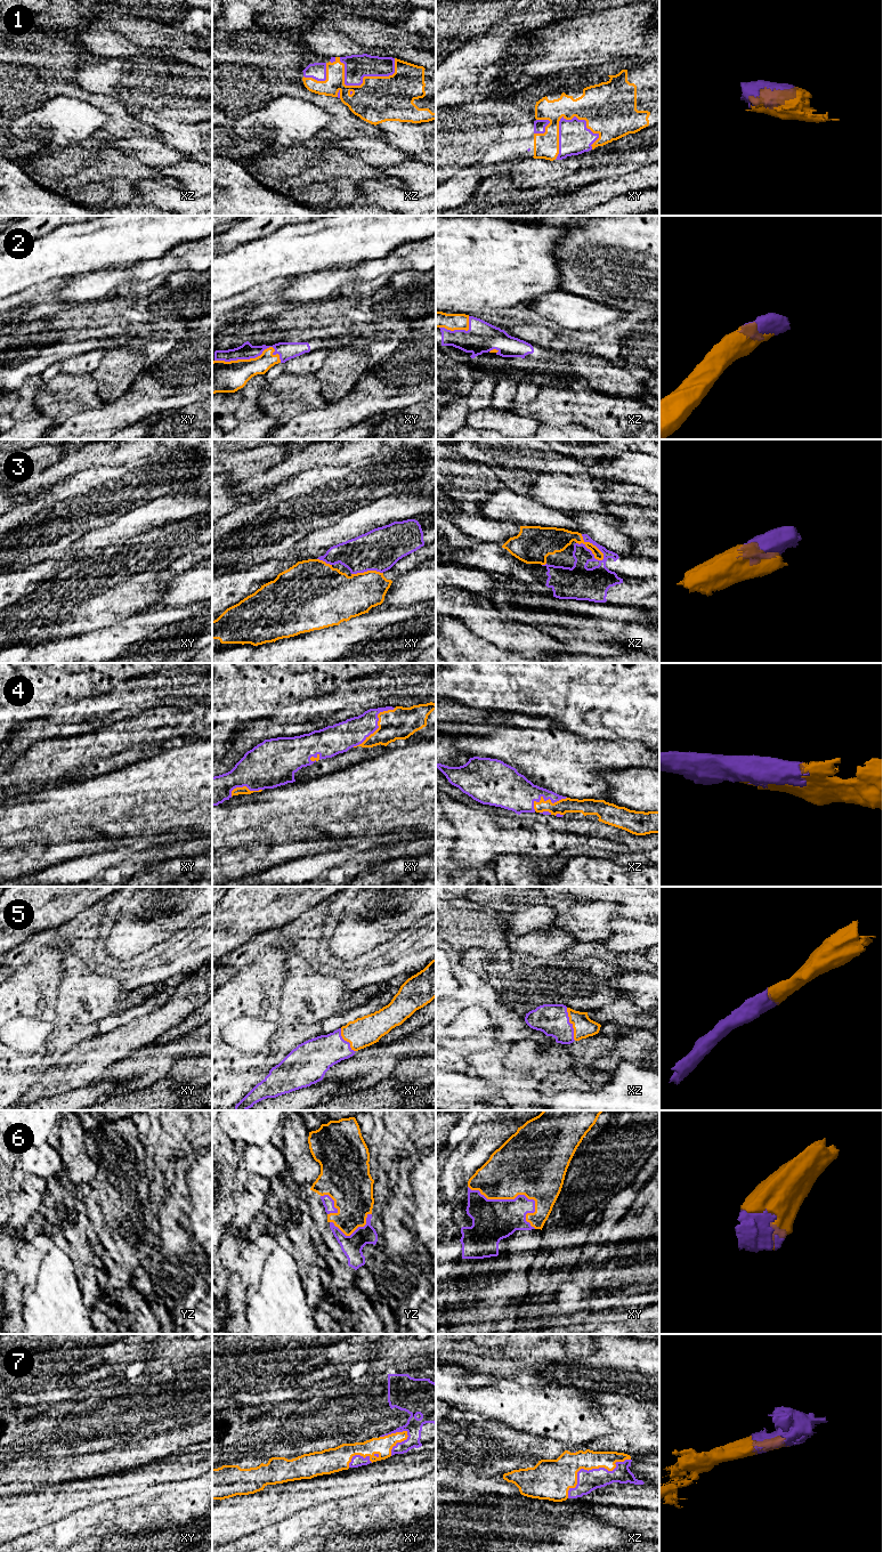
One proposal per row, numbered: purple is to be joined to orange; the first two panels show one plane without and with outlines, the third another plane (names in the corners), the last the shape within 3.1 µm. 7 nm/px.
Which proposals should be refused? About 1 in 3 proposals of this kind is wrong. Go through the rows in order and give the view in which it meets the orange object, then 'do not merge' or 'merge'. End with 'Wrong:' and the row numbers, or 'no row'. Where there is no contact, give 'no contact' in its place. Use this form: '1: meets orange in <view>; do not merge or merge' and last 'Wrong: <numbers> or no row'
1: meets orange in xy; merge
2: meets orange in xy; merge
3: meets orange in xz; merge
4: meets orange in xy; merge
5: meets orange in xz; merge
6: meets orange in xy; merge
7: meets orange in xz; merge
Wrong: no row

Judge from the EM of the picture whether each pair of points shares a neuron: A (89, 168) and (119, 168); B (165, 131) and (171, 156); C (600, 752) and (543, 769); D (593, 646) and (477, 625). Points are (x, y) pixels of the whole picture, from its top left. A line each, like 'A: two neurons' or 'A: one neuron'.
A: one neuron
B: two neurons
C: one neuron
D: one neuron

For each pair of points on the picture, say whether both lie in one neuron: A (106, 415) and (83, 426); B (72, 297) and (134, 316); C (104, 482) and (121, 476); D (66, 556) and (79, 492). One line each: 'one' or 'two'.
A: one
B: two
C: one
D: two

